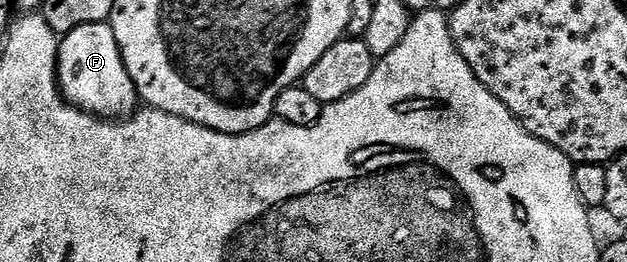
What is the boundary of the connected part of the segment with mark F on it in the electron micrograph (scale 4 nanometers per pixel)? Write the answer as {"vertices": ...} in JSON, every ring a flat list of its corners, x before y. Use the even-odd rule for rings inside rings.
{"vertices":[[110,22,84,24,62,36,57,51,57,82,63,98,85,113,106,119,130,116,139,98,134,81,122,61]]}

